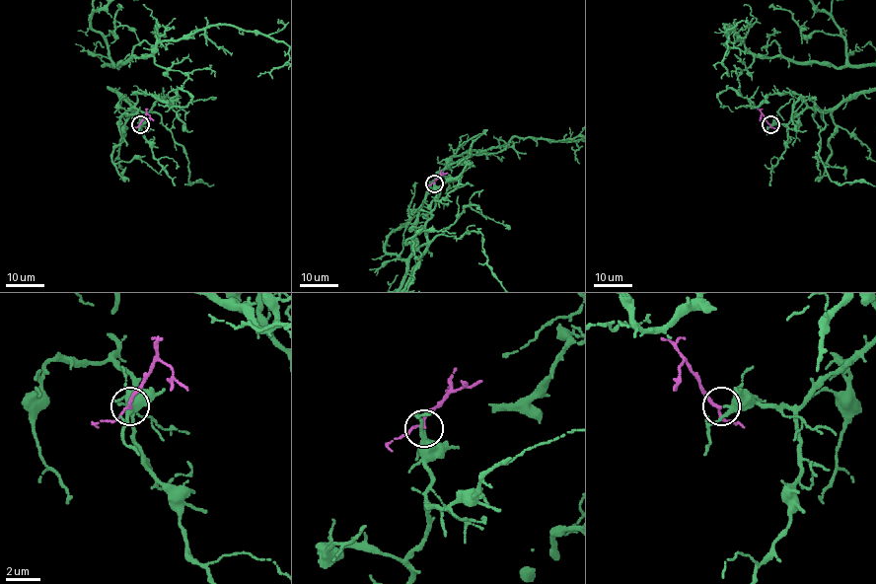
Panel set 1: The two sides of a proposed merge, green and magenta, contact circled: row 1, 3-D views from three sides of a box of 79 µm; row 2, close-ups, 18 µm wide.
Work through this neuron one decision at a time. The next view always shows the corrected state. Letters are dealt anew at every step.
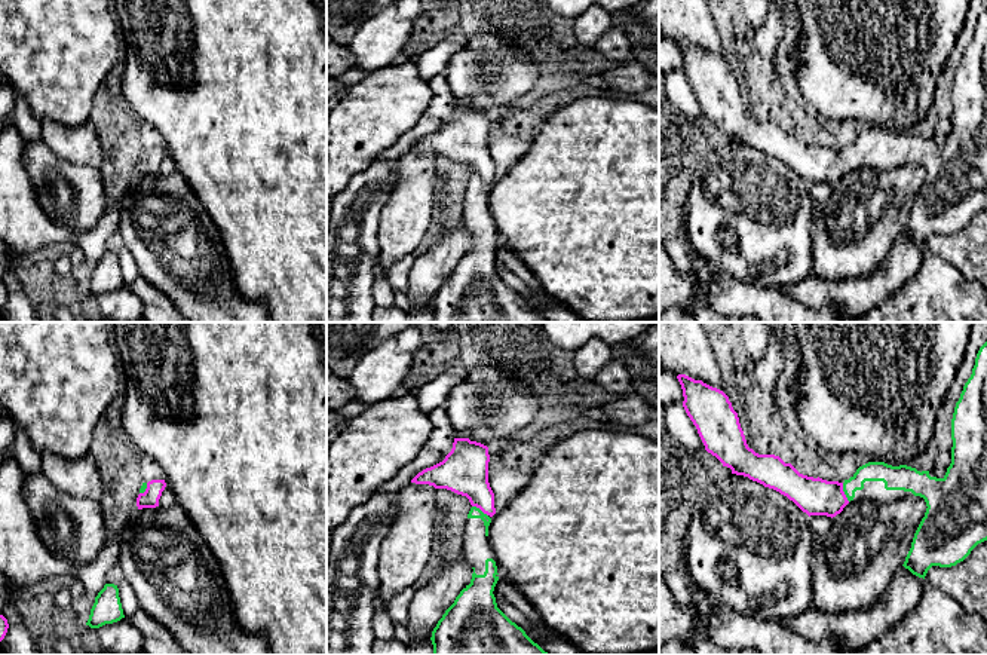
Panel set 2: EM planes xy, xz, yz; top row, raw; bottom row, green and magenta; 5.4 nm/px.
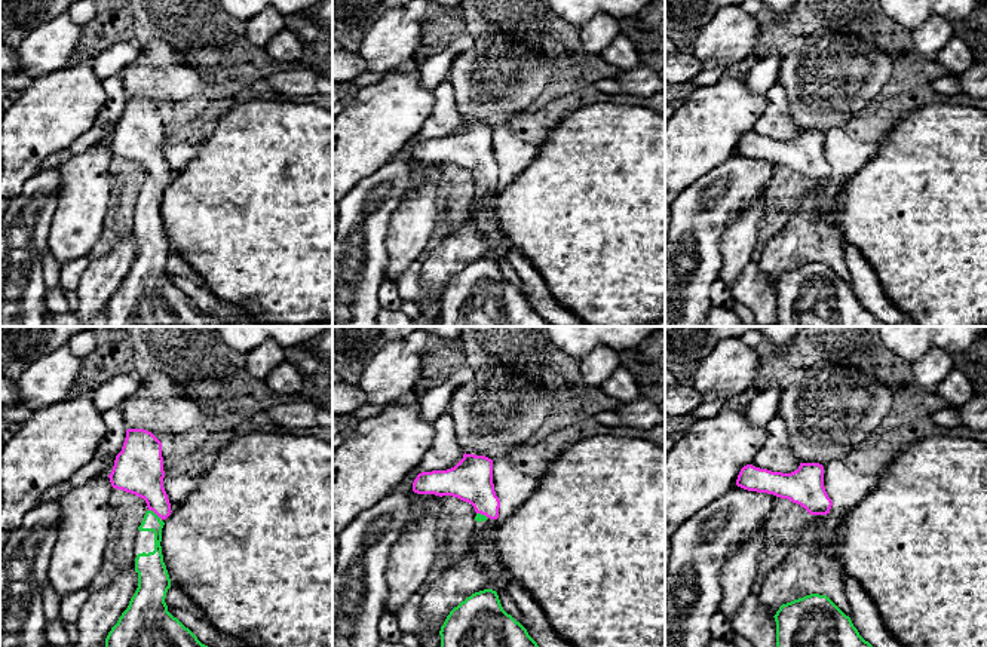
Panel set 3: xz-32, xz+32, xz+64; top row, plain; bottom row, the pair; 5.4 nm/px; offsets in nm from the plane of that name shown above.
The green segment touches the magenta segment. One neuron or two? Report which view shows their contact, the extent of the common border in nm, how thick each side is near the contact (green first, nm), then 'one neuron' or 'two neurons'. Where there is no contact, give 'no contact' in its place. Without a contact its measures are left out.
meets green in yz; contact 110 nm long; 110 nm thick on the green side, 200 nm on the other; one neuron

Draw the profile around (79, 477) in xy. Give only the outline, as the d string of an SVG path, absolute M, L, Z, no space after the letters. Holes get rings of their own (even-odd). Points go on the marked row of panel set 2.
M42 452L40 457L43 475L56 489L74 498L101 499L105 483L89 453L77 459L64 459L52 452Z

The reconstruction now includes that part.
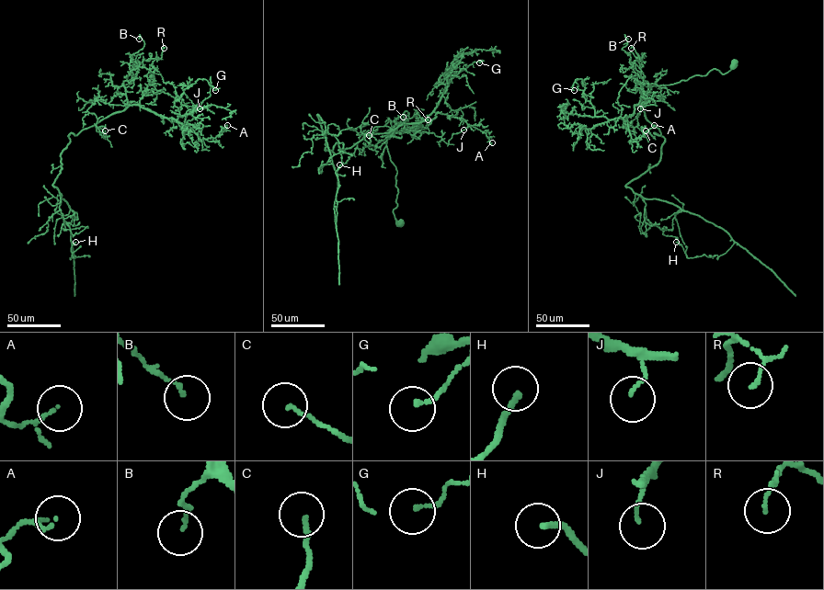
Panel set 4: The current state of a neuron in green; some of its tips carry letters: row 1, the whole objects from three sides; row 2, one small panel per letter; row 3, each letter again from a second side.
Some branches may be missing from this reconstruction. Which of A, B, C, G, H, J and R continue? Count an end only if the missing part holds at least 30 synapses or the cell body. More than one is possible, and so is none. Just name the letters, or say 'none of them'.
none of them

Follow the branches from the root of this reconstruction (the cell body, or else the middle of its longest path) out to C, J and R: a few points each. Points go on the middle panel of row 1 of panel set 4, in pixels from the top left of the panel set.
C: (401, 221), (386, 144), (394, 130), (351, 129), (361, 126), (369, 143), (369, 135)
J: (401, 221), (393, 211), (397, 171), (387, 140), (403, 123), (448, 144), (463, 130)
R: (401, 221), (393, 211), (397, 205), (397, 171), (386, 141), (390, 134), (406, 127), (425, 129), (428, 119)

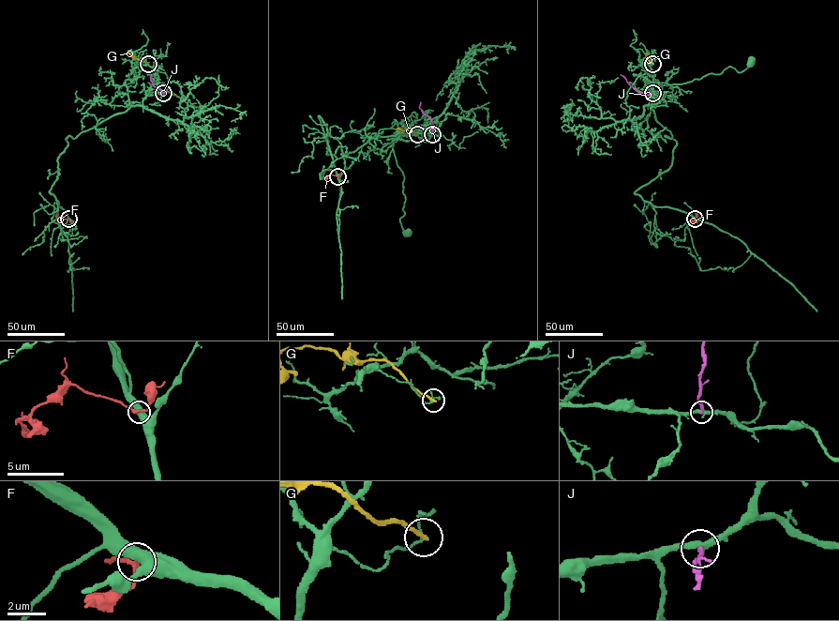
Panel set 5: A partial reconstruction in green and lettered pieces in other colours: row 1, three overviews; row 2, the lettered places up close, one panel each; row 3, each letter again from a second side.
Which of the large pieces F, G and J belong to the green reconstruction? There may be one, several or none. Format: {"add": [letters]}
{"add": []}

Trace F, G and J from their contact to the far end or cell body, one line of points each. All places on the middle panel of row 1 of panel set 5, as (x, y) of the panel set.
F: (337, 176), (330, 174), (326, 180)
G: (417, 134), (412, 130), (397, 128), (399, 127)
J: (432, 134), (432, 122), (419, 108), (420, 102)

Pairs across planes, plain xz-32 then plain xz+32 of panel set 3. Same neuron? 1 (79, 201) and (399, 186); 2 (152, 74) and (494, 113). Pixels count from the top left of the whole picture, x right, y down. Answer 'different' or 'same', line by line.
1: different
2: same

